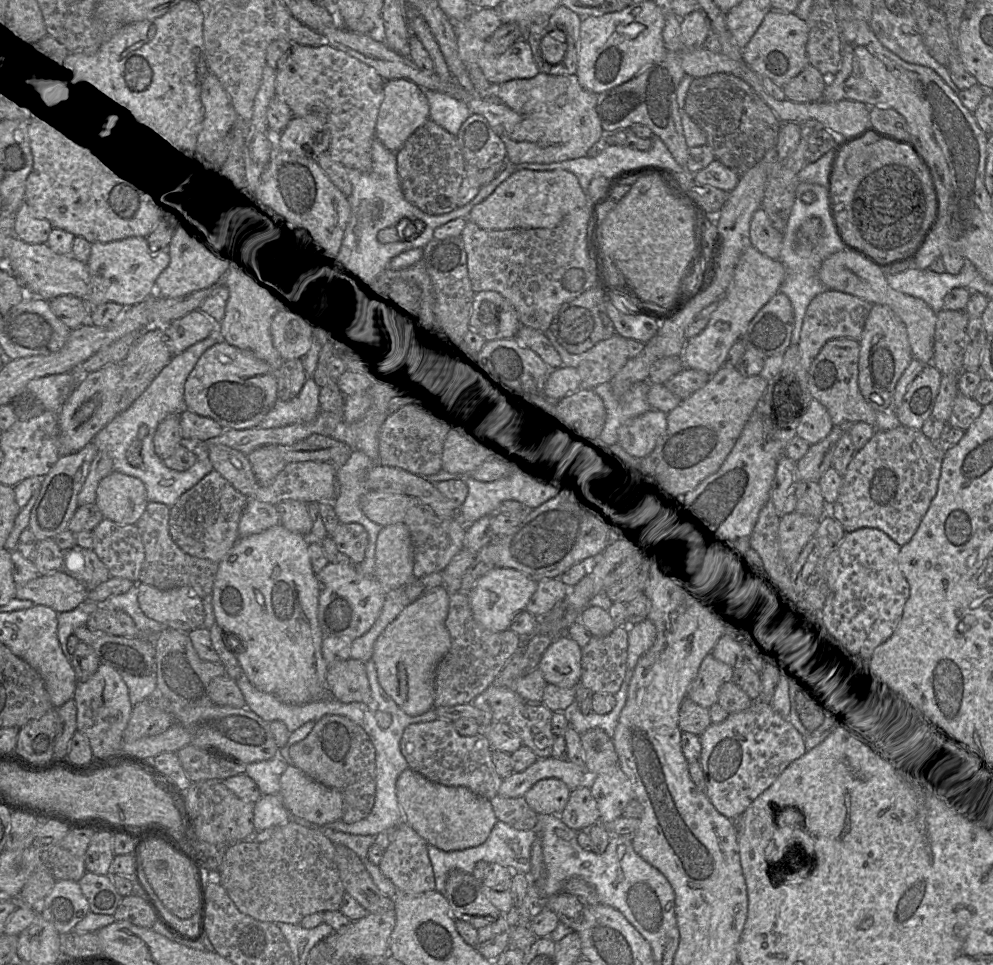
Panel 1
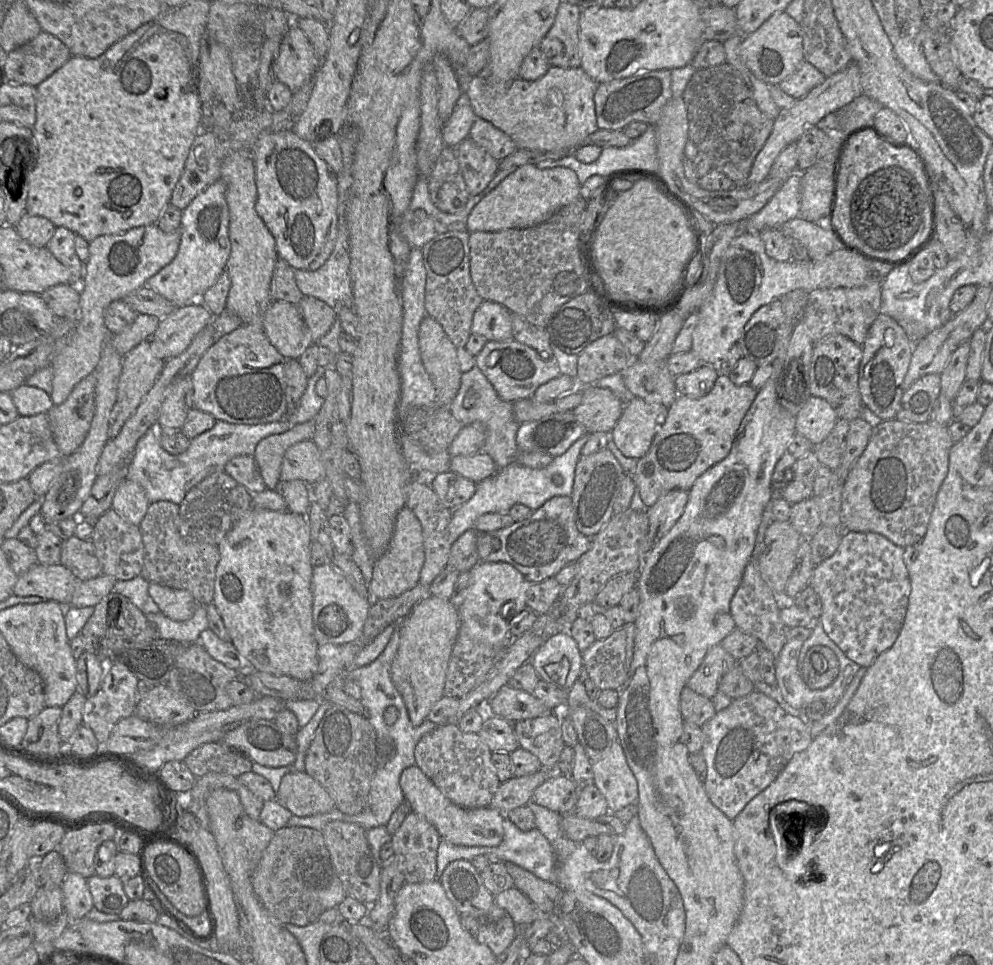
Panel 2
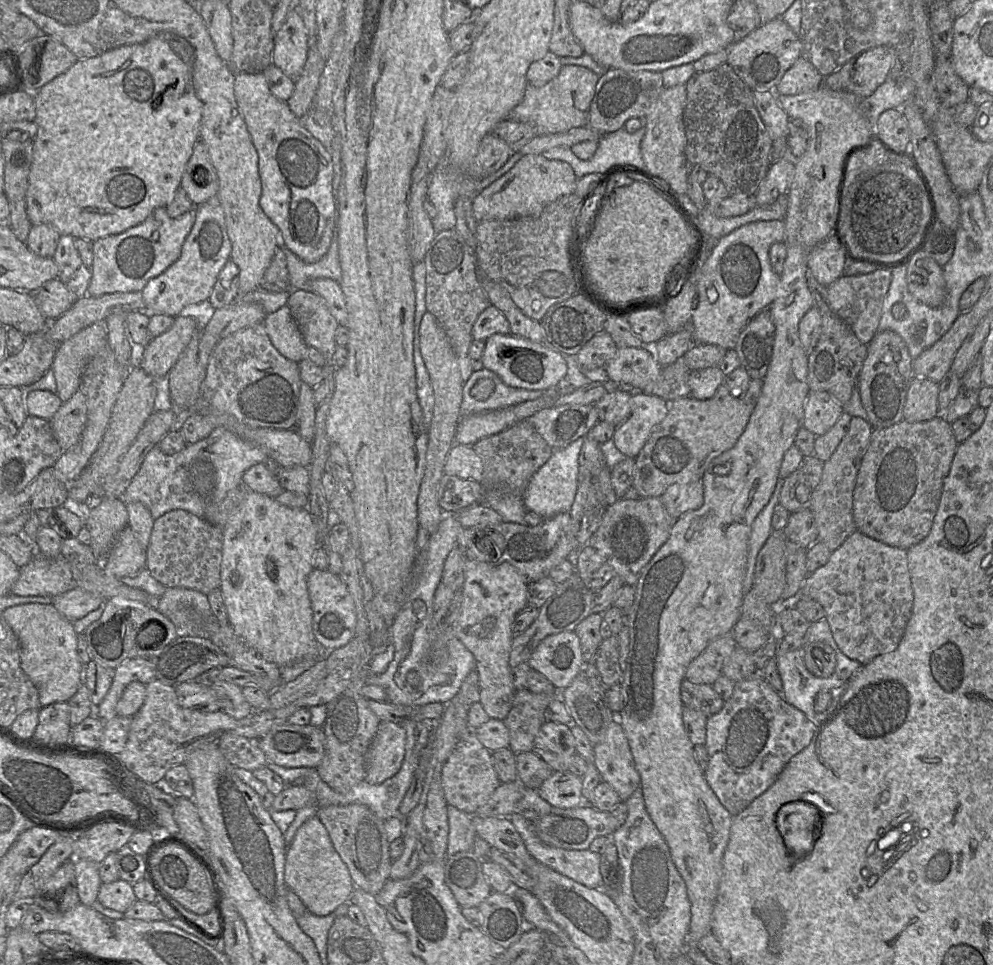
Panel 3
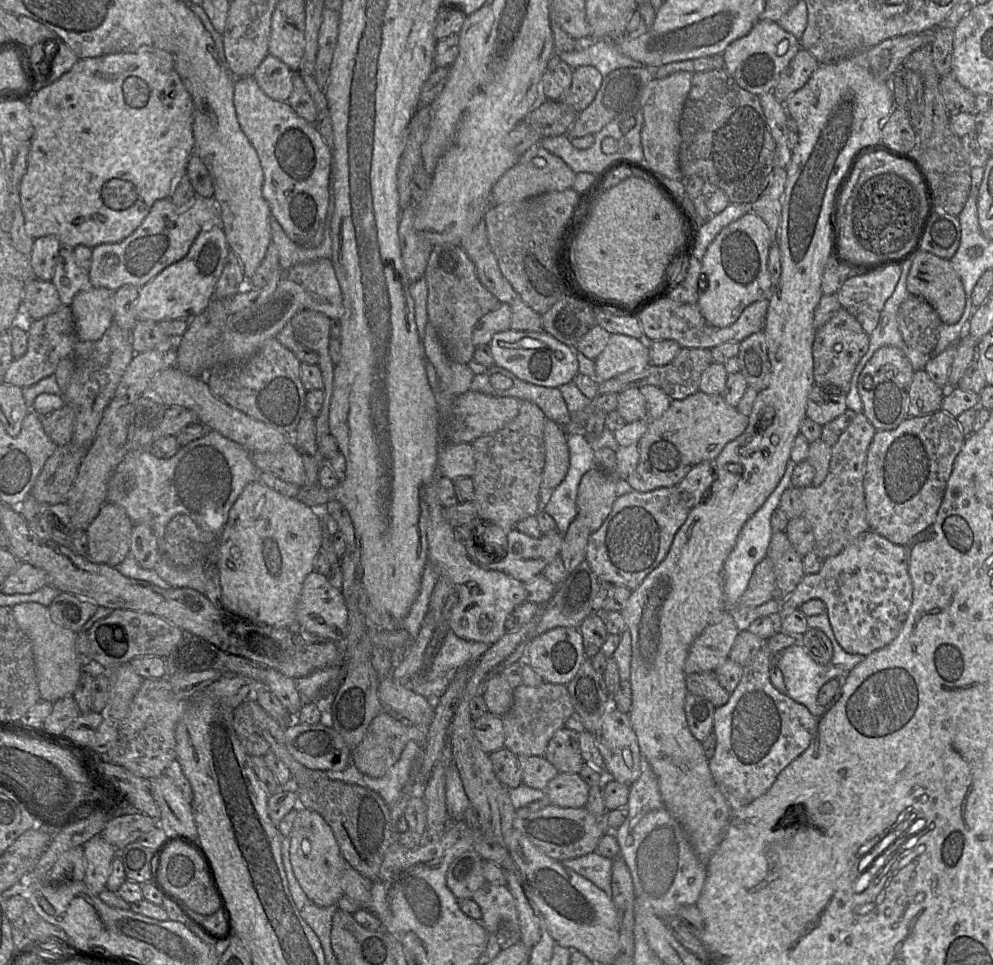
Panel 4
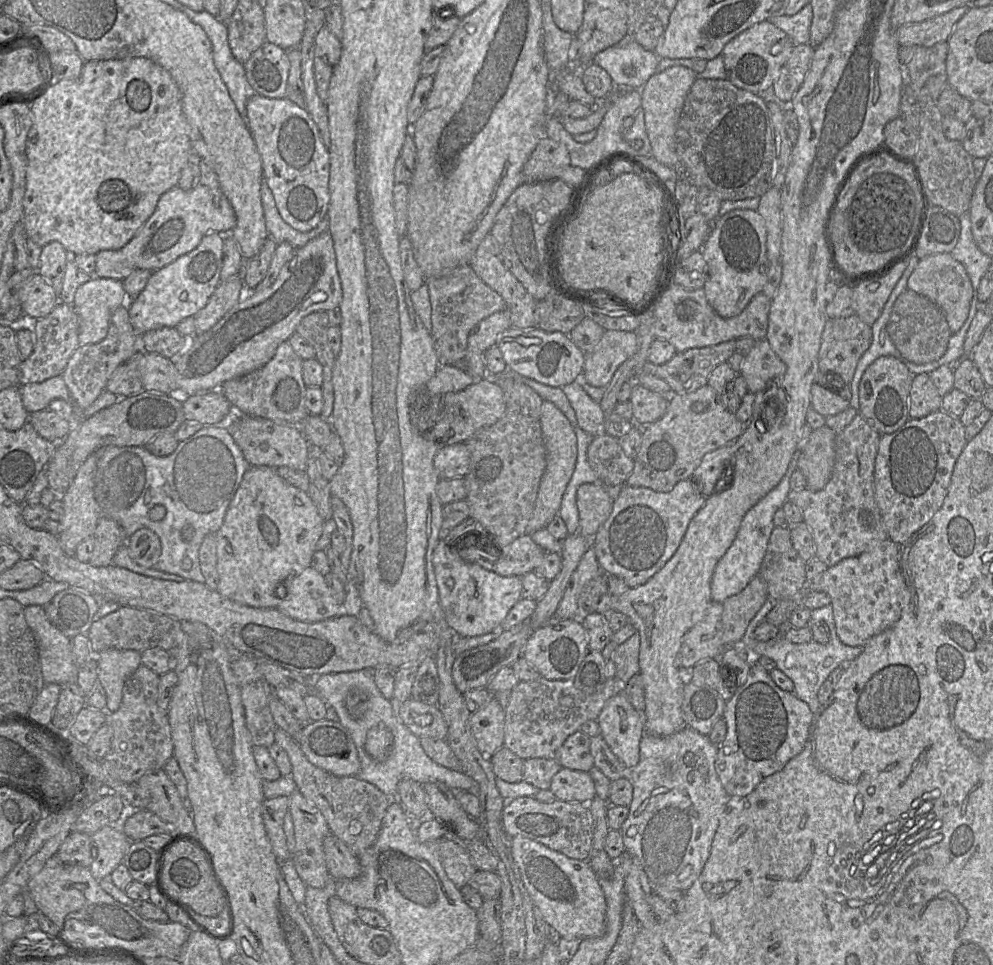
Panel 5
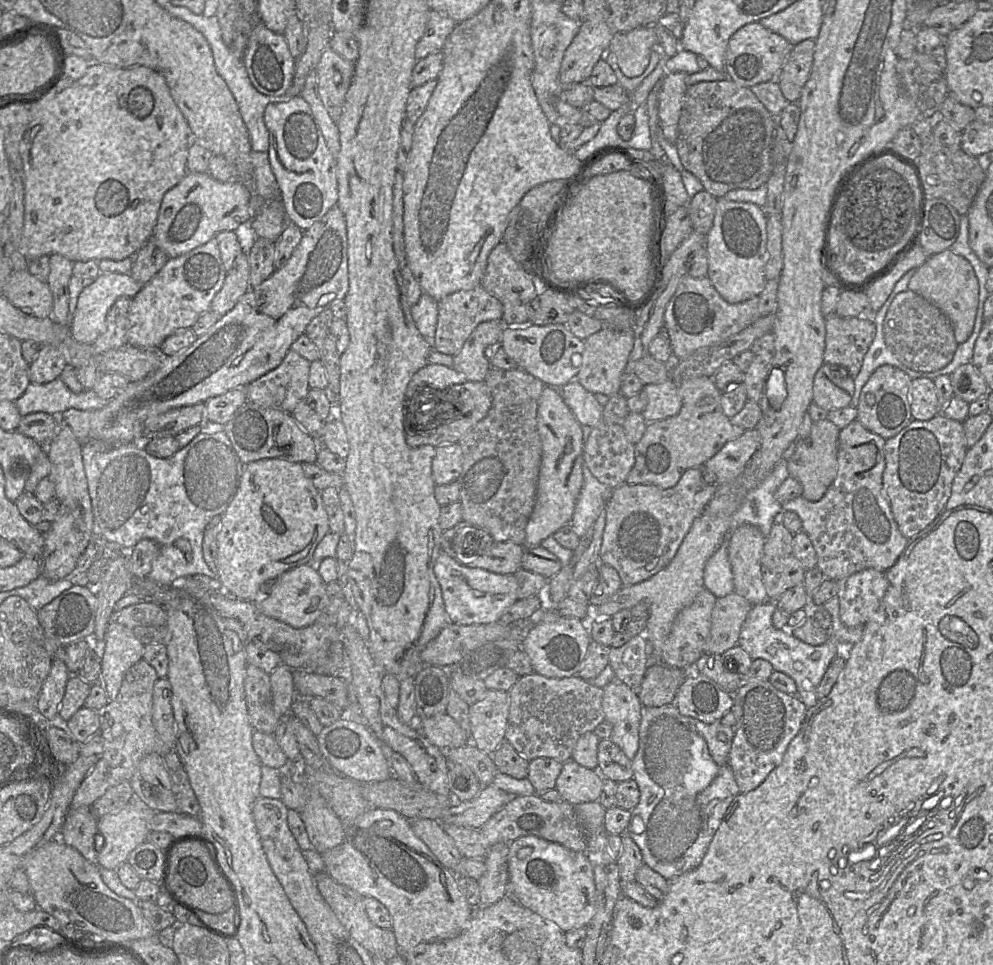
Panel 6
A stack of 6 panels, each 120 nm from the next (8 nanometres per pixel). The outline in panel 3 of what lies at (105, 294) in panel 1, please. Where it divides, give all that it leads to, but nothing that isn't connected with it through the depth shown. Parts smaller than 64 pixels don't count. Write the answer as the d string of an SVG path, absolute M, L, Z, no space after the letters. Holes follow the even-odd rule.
M157 207L142 223L122 233L93 241L93 263L87 296L141 292L151 278L160 275L180 257L182 245L195 218L195 207L177 218L169 217L166 207ZM103 322L93 323L59 345L51 369L56 381L56 395L66 402L80 386L88 361L107 345Z

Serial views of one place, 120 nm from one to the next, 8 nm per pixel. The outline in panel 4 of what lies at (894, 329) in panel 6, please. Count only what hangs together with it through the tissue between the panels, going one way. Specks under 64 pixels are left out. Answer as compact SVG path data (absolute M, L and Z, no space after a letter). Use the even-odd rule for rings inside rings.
M909 296L898 309L898 325L905 344L924 354L935 349L941 324L936 310L923 298Z

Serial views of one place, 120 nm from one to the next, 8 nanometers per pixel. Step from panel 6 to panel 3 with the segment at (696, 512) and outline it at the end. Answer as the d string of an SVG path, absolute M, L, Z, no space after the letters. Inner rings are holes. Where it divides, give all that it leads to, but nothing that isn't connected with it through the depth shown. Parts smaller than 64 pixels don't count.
M660 497L617 499L607 506L599 527L574 556L575 572L592 592L600 590L614 577L635 586L642 569L669 538L675 520Z

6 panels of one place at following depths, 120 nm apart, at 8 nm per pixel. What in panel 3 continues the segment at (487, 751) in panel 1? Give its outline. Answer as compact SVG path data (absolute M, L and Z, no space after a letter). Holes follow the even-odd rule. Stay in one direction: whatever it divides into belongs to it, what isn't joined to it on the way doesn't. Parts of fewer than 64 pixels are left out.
M474 731L467 732L458 740L443 765L441 784L447 804L468 814L474 814L484 805L501 784L494 768L492 752L481 744Z

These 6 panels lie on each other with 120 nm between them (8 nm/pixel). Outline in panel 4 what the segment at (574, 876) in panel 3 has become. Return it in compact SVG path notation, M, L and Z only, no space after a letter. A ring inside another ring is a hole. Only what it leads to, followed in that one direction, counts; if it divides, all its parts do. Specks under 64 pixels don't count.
M593 851L586 855L562 860L561 863L593 882L609 897L612 895L611 875L613 859L600 855Z

